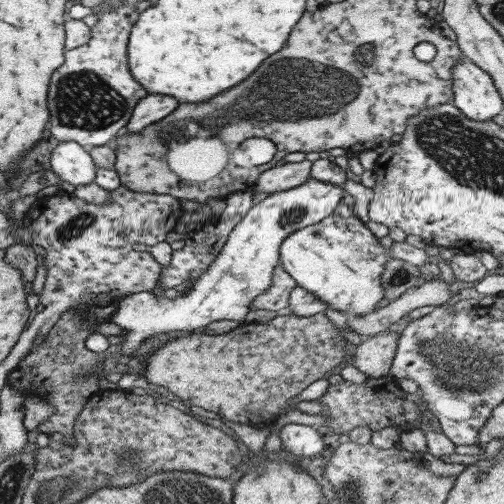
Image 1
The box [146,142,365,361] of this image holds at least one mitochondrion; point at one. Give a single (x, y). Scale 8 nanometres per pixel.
(288, 217)

